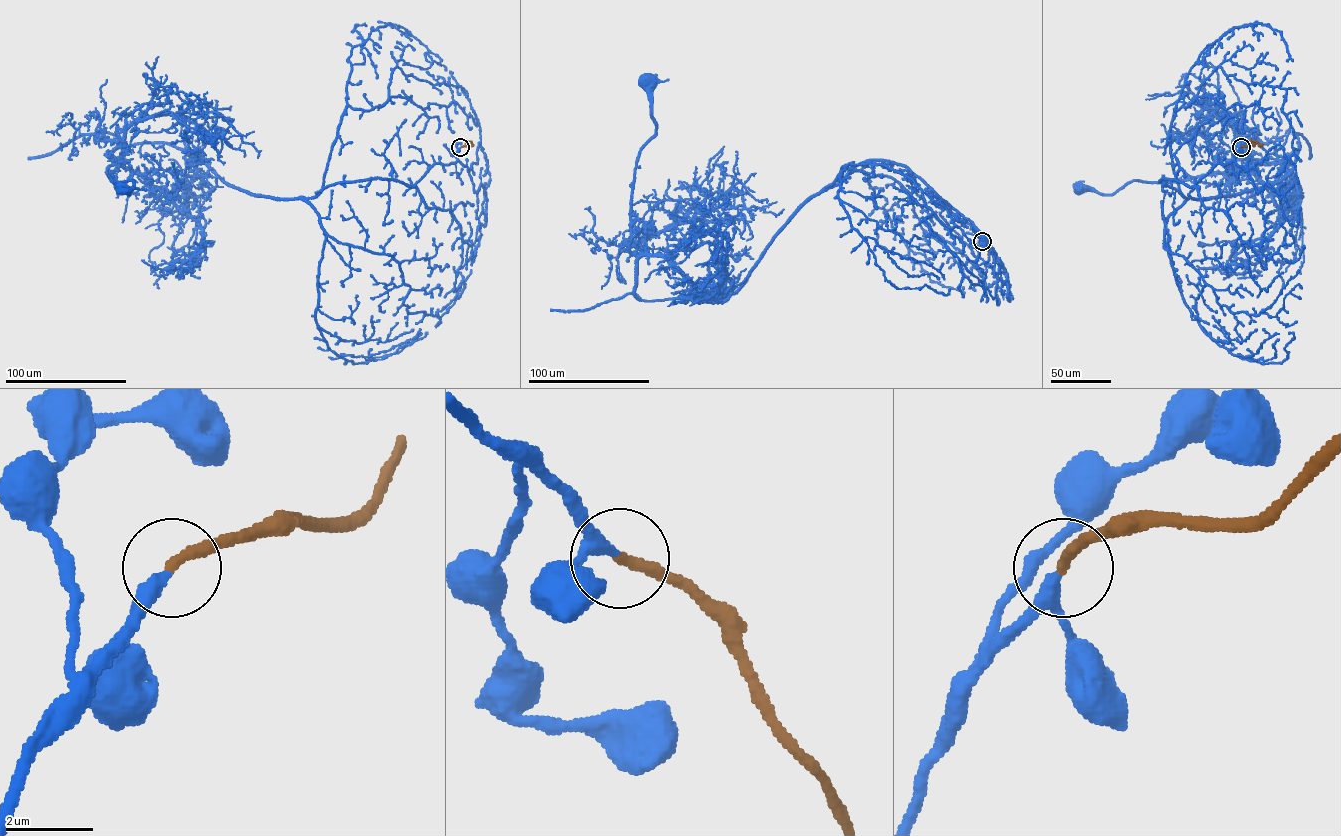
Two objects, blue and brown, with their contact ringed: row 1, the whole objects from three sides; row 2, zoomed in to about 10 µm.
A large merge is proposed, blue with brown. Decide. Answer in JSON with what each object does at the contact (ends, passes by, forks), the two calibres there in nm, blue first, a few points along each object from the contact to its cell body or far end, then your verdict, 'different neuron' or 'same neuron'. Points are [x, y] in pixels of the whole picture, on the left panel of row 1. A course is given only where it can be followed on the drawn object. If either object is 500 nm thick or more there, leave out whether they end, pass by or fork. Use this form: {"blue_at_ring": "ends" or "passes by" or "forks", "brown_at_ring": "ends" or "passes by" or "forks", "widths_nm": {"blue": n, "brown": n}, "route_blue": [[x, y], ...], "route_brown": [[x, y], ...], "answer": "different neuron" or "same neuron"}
{"blue_at_ring": "passes by", "brown_at_ring": "ends", "widths_nm": {"blue": 240, "brown": 280}, "route_blue": [[460, 147], [412, 186], [370, 178], [276, 198], [166, 143], [118, 146], [107, 171], [133, 181], [123, 189]], "route_brown": [[460, 147], [470, 141], [472, 145]], "answer": "same neuron"}

